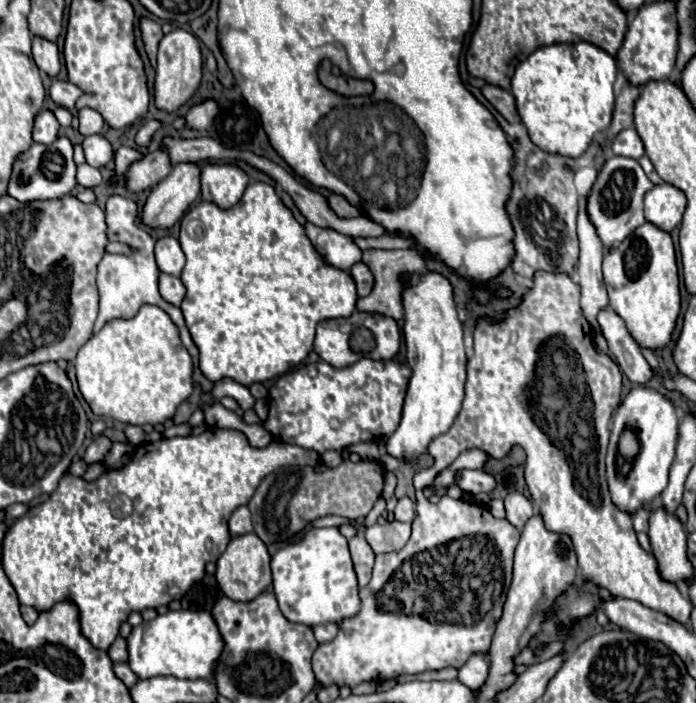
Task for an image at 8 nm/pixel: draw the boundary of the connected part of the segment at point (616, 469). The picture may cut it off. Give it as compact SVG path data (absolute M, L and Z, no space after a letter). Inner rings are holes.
M636 385L634 389L630 389L630 393L622 399L620 407L614 413L610 445L606 455L608 487L612 491L612 501L620 509L634 513L638 507L642 507L644 503L652 501L656 495L662 493L662 489L668 485L668 469L674 461L676 439L678 439L676 405L666 395L658 393L648 385ZM624 427L634 429L640 439L640 451L634 457L634 461L626 461L618 453L618 439Z

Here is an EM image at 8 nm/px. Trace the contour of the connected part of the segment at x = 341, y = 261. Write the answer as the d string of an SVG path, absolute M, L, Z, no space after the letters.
M306 229L306 235L312 239L314 247L320 251L326 263L338 269L348 271L352 263L362 261L362 249L348 235L332 229Z

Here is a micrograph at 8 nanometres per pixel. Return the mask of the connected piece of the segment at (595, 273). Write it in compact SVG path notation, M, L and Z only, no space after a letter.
M588 197L580 199L578 211L578 239L580 239L580 257L578 257L578 283L582 289L582 311L590 325L596 327L596 311L608 307L608 295L602 281L602 243L596 233L594 223L586 213Z

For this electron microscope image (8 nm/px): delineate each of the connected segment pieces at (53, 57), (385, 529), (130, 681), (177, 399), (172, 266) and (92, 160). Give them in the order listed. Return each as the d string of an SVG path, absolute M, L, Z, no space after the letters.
M32 39L32 55L40 71L56 77L60 73L60 53L56 43L48 43L46 39Z
M386 521L384 525L372 525L364 533L366 541L376 553L390 553L390 551L400 551L408 537L410 537L410 525L400 523L400 521Z
M116 663L114 667L116 667L116 675L118 675L128 687L134 687L134 685L138 683L138 675L130 669L128 663Z
M144 305L134 319L114 319L108 321L100 333L90 337L90 341L78 351L76 357L76 379L82 397L96 415L112 417L130 425L158 425L174 417L176 407L186 401L192 393L192 357L180 341L178 327L172 319L152 305Z
M162 237L156 241L156 263L160 267L162 273L168 273L168 275L174 275L174 277L180 277L182 275L182 269L184 269L184 251L178 243L178 239L174 237Z
M98 133L84 137L82 147L84 147L84 153L86 153L86 161L92 167L102 167L114 157L114 149L112 149L110 141L104 135L98 135Z

